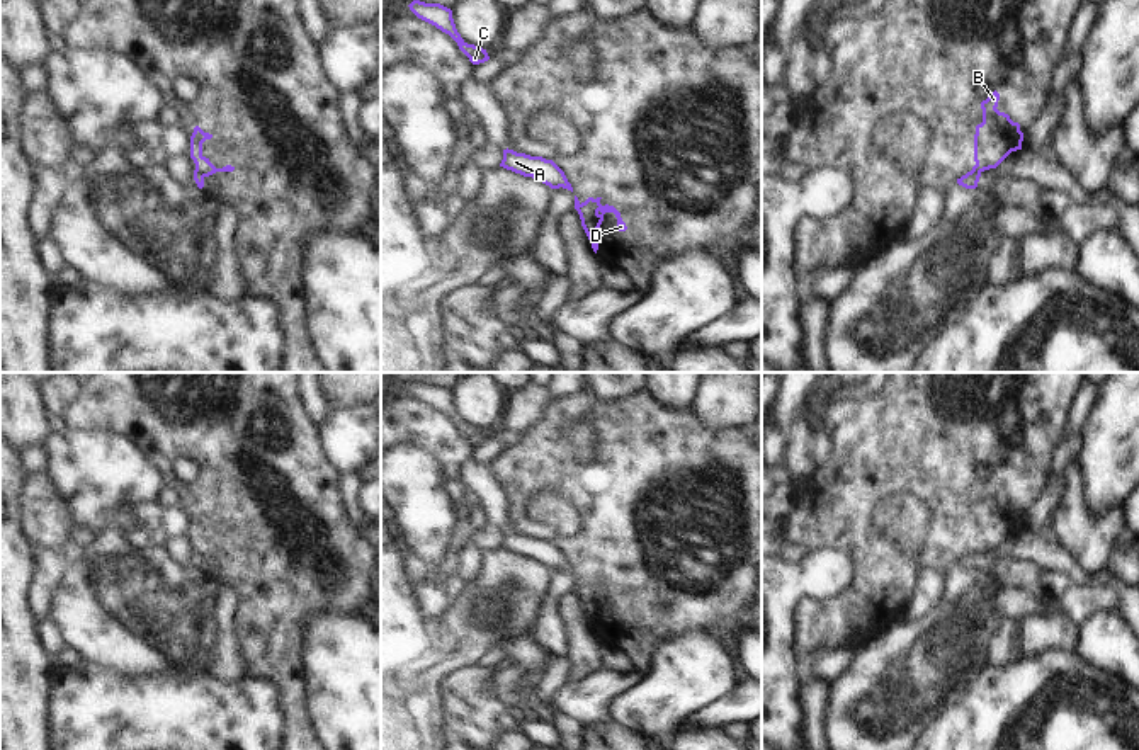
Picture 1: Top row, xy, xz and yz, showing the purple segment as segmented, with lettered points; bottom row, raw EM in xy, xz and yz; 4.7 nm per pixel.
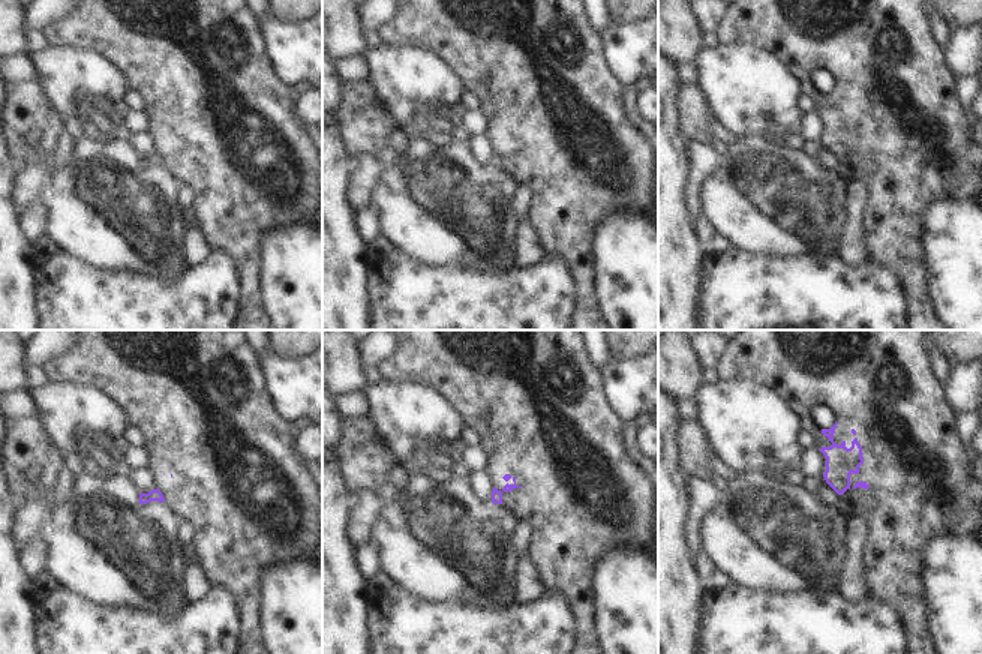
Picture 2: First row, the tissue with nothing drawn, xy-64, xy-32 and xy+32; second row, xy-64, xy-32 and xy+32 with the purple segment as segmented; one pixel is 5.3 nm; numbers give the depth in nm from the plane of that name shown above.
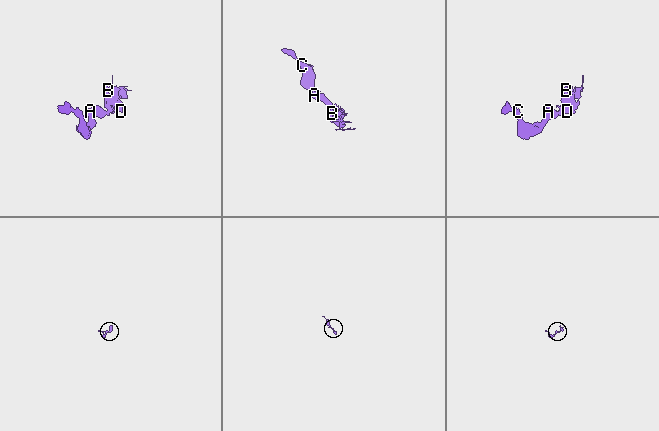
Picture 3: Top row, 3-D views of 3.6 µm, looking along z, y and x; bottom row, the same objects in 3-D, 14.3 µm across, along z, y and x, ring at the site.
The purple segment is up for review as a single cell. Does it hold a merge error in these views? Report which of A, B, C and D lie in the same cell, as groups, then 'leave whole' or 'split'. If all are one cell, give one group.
A C / B D; split

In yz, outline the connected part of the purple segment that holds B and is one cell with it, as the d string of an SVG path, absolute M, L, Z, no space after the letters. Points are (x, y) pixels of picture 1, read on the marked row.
M994 90L981 102L983 122L976 126L972 170L996 168L1012 151L1022 150L1023 133L1008 114L1000 112L1000 94Z

